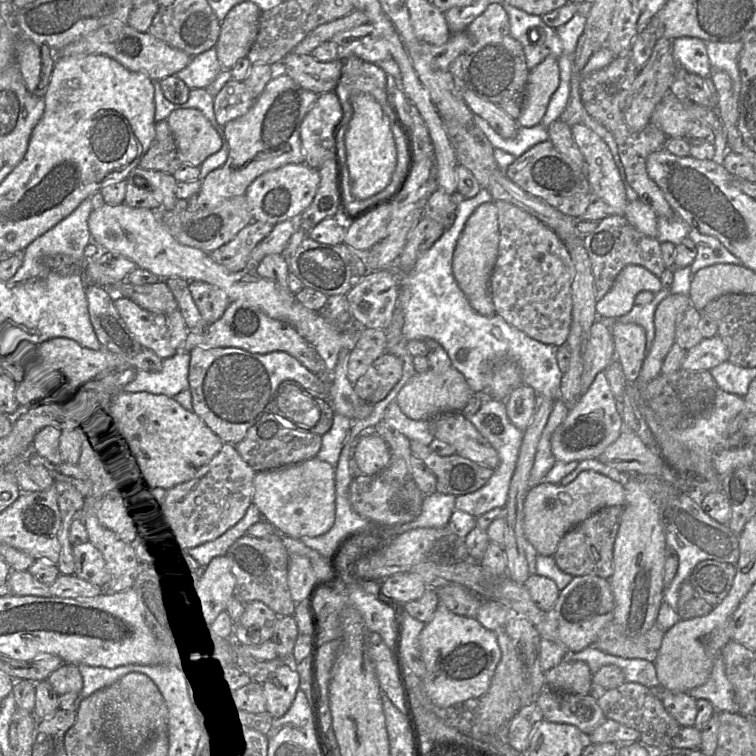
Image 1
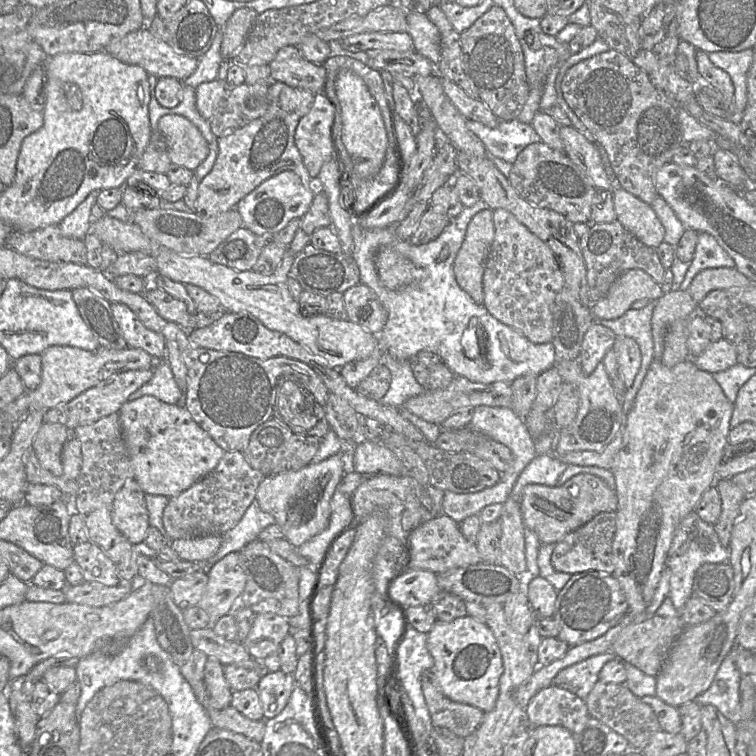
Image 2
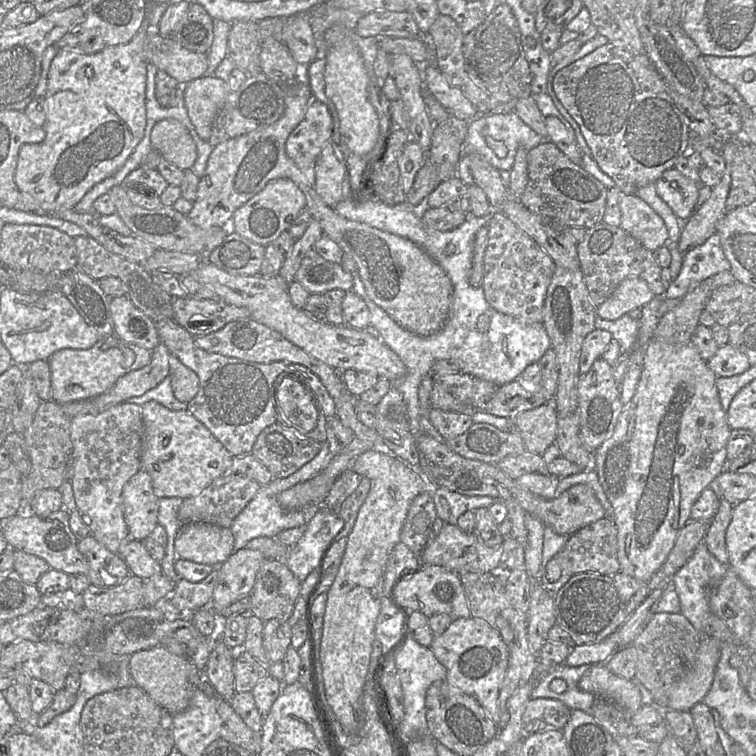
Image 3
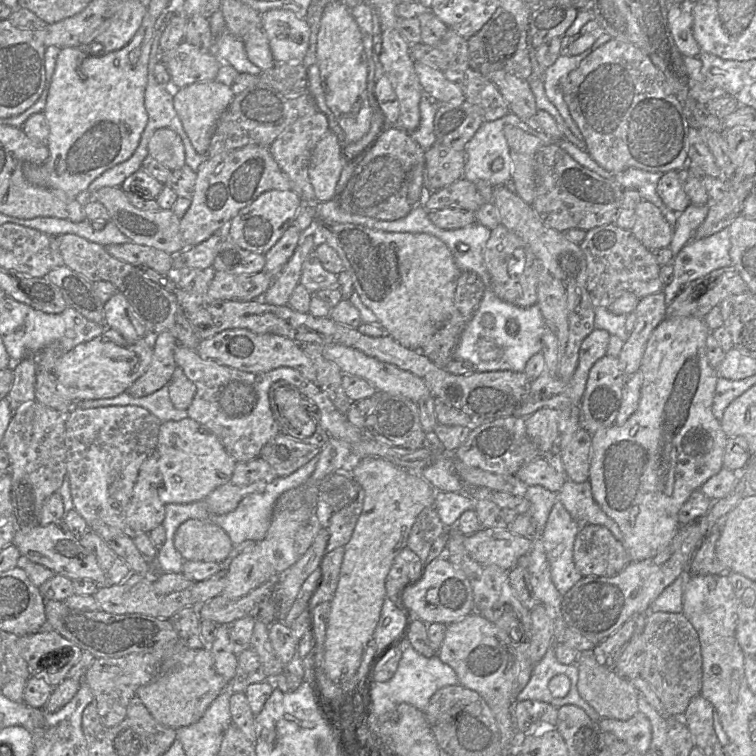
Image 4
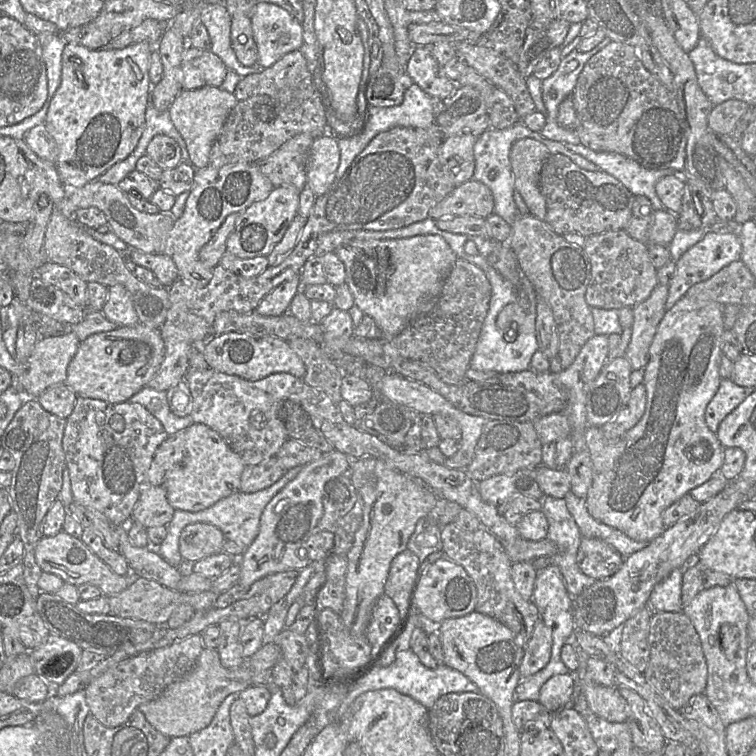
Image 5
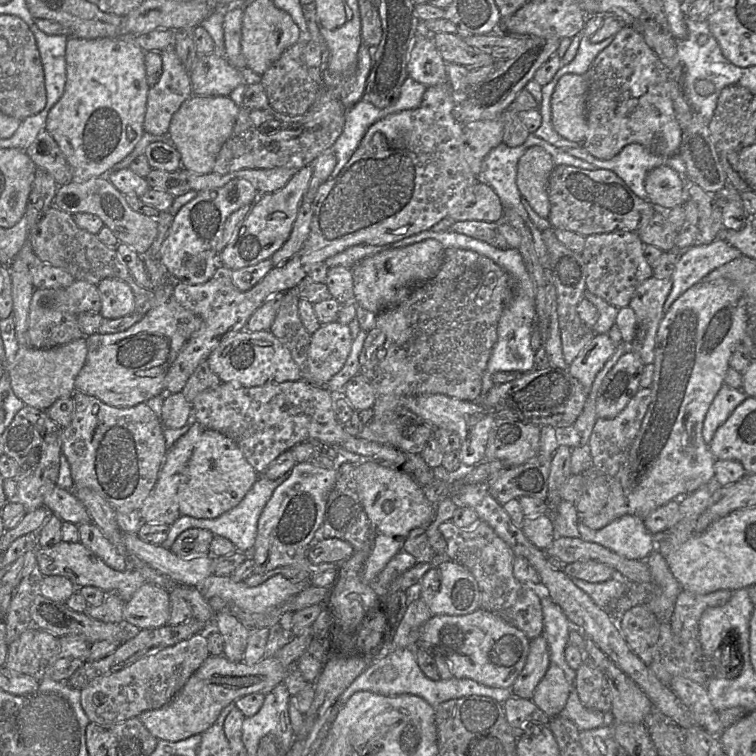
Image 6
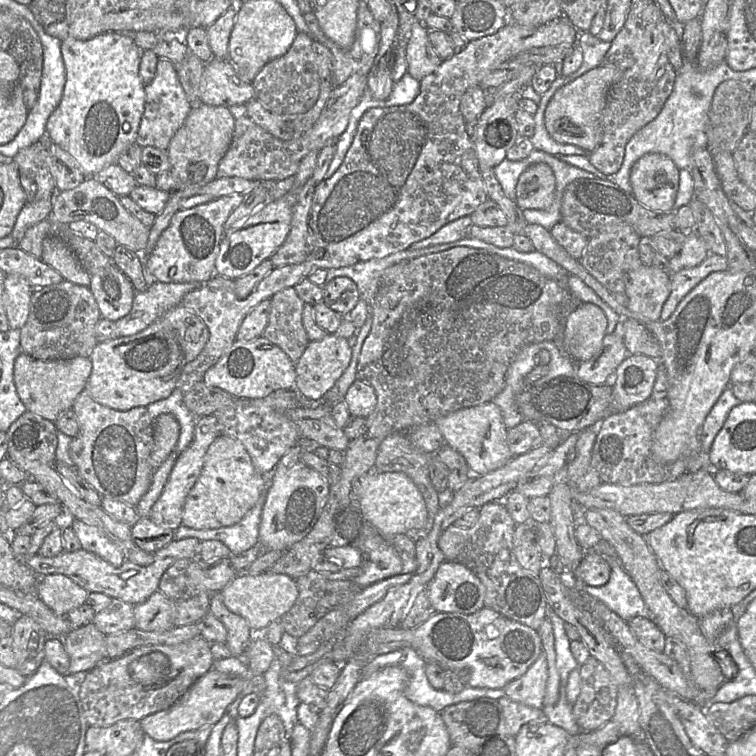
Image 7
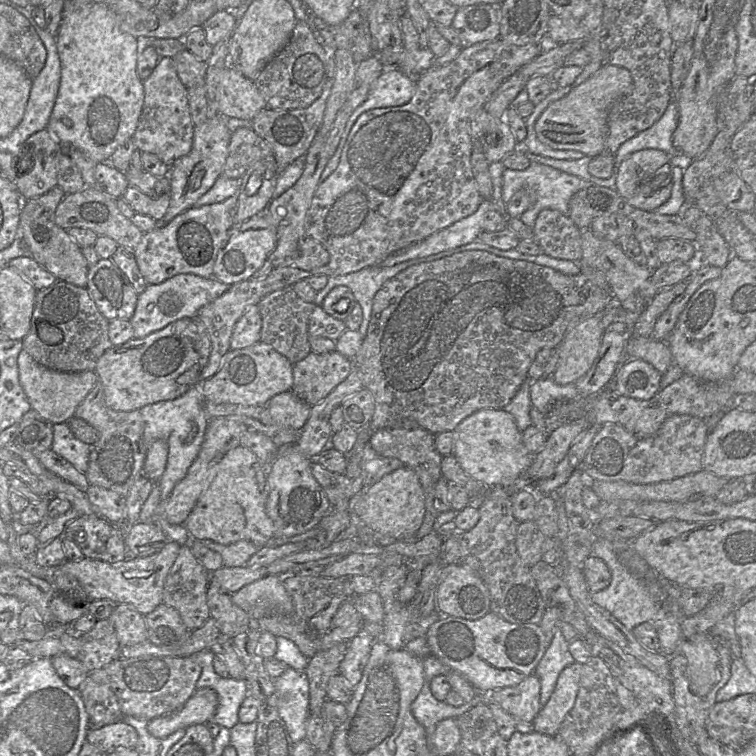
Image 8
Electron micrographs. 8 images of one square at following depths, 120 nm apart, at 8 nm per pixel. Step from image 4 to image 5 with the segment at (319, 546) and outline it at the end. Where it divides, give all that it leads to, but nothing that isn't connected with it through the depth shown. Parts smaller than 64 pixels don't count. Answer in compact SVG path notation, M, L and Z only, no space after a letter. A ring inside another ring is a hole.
M311 563L298 571L297 579L290 591L275 603L264 616L263 644L274 643L275 638L285 628L289 608L301 595L310 578L321 568L322 563Z

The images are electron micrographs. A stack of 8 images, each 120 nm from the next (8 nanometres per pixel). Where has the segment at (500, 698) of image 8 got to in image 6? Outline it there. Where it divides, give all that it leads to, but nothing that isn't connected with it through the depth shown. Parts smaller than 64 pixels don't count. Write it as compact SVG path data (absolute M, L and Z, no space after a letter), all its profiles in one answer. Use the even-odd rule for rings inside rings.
M542 634L530 640L526 663L511 687L513 697L532 699L534 690L546 674L549 665L549 646Z

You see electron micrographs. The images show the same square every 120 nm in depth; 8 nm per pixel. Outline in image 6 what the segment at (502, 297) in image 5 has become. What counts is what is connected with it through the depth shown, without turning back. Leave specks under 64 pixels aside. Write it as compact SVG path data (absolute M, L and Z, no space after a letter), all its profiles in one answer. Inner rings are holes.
M425 230L400 241L387 244L387 250L397 249L421 239L435 239L447 248L460 248L475 251L493 260L498 266L508 272L516 280L516 293L505 306L497 326L497 341L492 349L486 370L483 375L482 394L489 391L494 385L493 375L497 372L517 371L525 373L535 366L535 351L543 347L542 334L536 325L535 286L526 269L523 257L518 249L499 249L492 245L452 231L434 232Z

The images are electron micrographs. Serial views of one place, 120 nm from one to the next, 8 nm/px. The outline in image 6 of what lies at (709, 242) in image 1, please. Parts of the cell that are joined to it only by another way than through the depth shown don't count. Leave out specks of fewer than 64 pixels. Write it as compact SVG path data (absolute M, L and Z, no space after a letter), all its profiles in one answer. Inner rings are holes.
M720 238L709 244L690 247L675 265L671 277L672 288L664 303L663 313L665 314L687 289L703 281L711 271L740 256L740 250Z

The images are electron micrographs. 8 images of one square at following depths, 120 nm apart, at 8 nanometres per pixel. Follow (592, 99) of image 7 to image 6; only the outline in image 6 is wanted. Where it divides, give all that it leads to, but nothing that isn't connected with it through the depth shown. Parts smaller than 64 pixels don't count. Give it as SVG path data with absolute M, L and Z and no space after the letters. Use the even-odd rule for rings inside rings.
M567 74L556 85L551 100L553 128L562 137L583 143L587 132L585 75Z

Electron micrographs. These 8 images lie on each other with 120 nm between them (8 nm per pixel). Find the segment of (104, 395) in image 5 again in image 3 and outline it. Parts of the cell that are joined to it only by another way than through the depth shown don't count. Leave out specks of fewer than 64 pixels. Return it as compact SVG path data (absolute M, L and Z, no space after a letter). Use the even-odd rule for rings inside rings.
M116 334L101 337L89 349L59 350L48 359L52 400L65 404L102 394L110 389L120 377L146 366L150 360L150 351L122 340Z

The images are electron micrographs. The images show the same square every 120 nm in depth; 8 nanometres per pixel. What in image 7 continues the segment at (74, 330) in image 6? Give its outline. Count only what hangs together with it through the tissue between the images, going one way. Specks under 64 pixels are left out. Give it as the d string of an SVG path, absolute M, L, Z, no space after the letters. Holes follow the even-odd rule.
M64 281L34 289L30 311L21 328L20 347L29 356L45 361L90 357L98 343L95 326L102 318L89 287Z

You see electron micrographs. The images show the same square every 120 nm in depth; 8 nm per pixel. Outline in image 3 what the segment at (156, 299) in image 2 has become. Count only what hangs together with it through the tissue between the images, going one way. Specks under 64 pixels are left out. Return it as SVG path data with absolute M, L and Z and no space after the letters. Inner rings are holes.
M175 297L172 308L173 319L193 337L215 332L232 321L250 318L248 309L228 304L218 297Z

